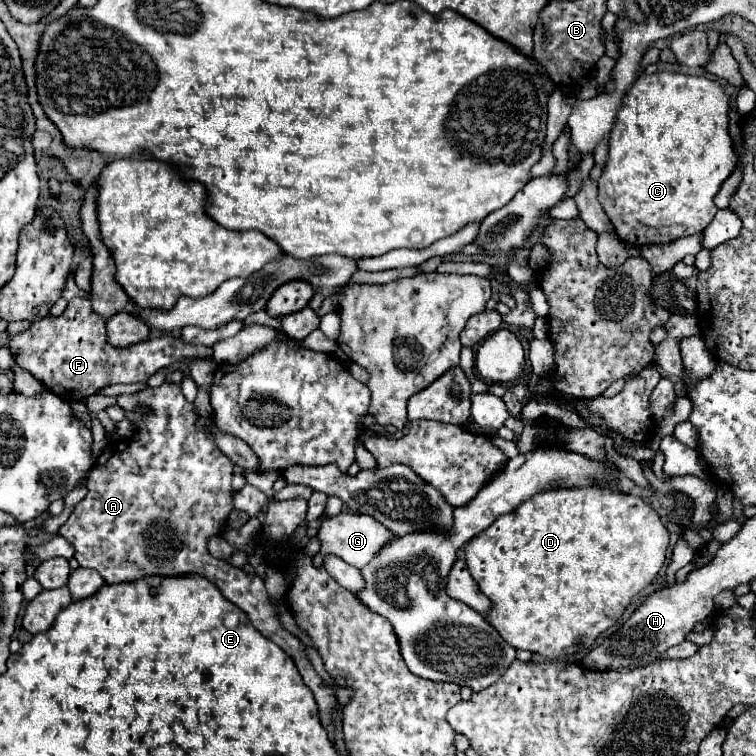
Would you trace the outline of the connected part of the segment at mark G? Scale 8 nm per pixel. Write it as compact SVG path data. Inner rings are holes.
M341 512L339 516L333 516L333 518L325 516L323 526L321 526L317 536L321 540L321 549L313 557L313 565L317 568L322 566L323 558L327 554L335 554L335 556L343 558L347 564L355 566L355 568L365 568L389 544L389 540L395 538L375 518L371 518L367 514L345 514L345 512Z

